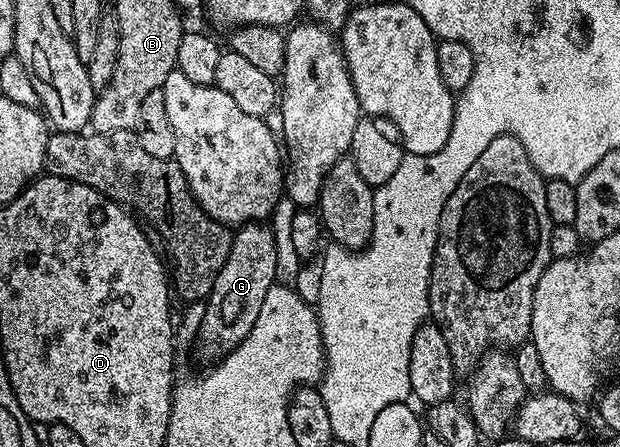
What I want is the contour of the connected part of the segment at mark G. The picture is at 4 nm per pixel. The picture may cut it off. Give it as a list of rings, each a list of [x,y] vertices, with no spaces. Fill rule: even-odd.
[[[264,221],[237,226],[232,236],[230,253],[226,257],[226,265],[222,265],[222,269],[218,269],[218,277],[214,277],[214,285],[203,304],[204,316],[200,322],[198,336],[199,343],[201,342],[200,355],[202,358],[215,360],[217,357],[233,351],[248,336],[262,309],[262,301],[266,301],[266,293],[270,293],[270,289],[276,282],[275,233],[271,226]]]

